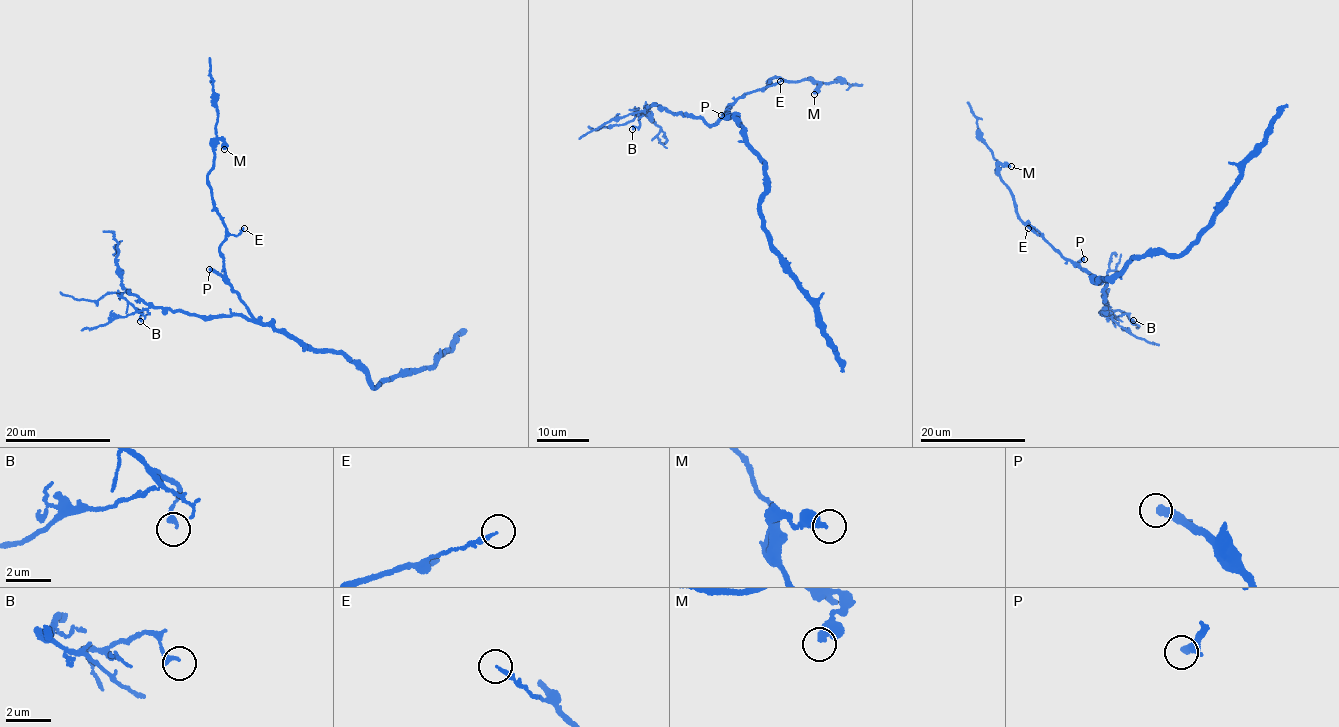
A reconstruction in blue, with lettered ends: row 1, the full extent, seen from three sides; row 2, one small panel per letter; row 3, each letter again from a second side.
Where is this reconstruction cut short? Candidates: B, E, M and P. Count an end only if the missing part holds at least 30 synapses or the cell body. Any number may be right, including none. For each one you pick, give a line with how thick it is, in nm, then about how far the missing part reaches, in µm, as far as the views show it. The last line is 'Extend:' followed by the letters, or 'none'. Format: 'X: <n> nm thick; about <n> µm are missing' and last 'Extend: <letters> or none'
P: 320 nm thick; about 35 µm are missing
Extend: P

